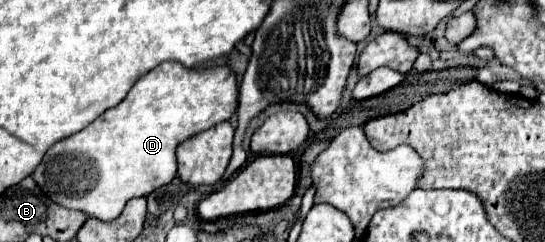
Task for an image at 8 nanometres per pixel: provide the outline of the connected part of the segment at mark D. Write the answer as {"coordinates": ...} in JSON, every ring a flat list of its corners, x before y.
{"coordinates":[[161,63,141,75,119,105,107,109,79,133,57,141,33,171,33,179,57,205,83,211,101,221,113,221,121,215,129,199,149,195,153,189,167,185,175,177,177,145,221,121,227,121,237,109,237,95,237,79,227,67,185,69,179,63]]}

